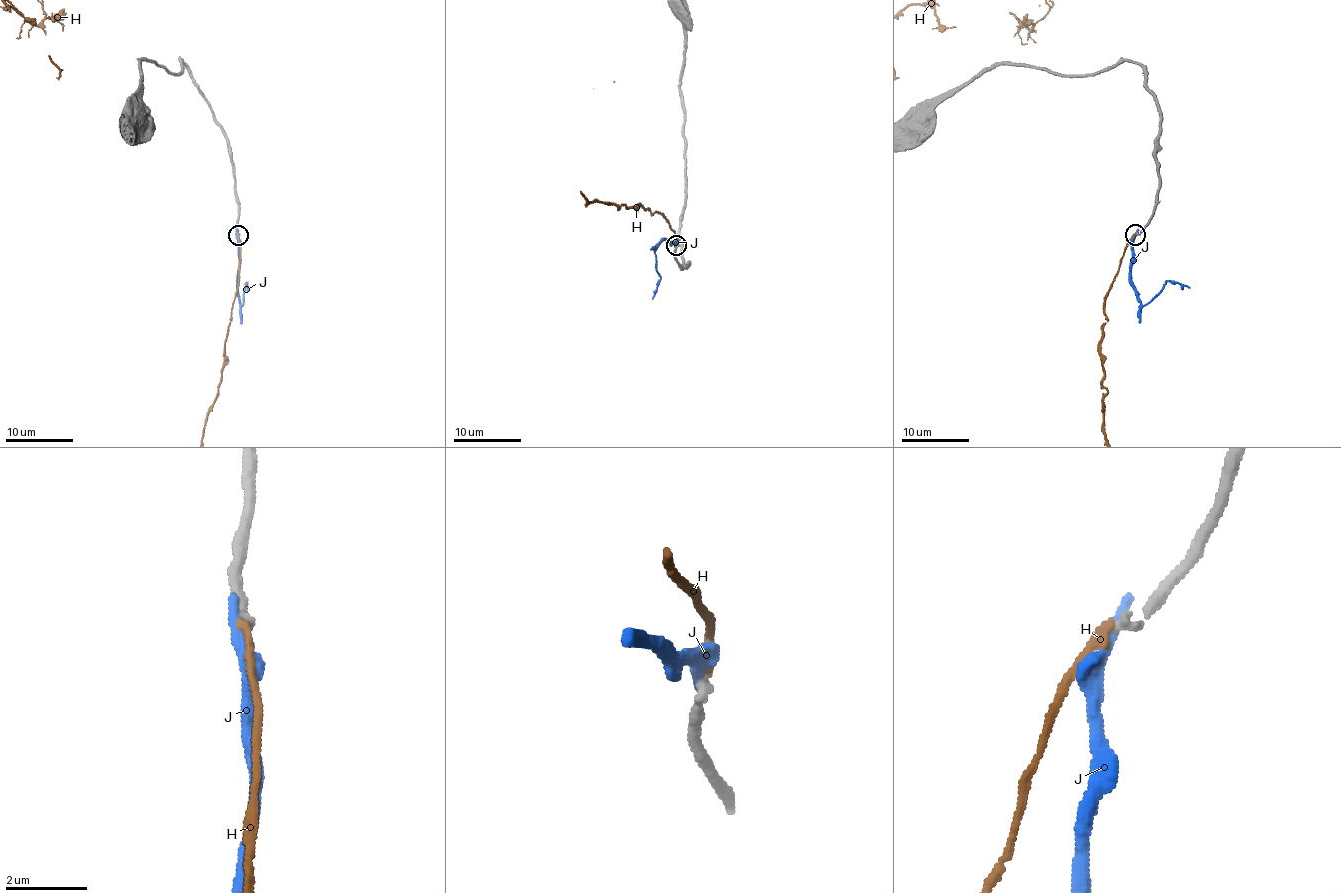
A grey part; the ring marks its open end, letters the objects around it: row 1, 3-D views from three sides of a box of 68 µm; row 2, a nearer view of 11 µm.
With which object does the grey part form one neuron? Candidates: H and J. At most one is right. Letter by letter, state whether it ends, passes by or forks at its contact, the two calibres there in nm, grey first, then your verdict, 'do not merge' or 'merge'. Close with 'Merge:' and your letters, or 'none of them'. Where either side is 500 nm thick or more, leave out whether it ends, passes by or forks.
H: it ends; calibres 240 and 200 nm; merge
J: it ends; calibres 240 and 320 nm; do not merge
Merge: H

